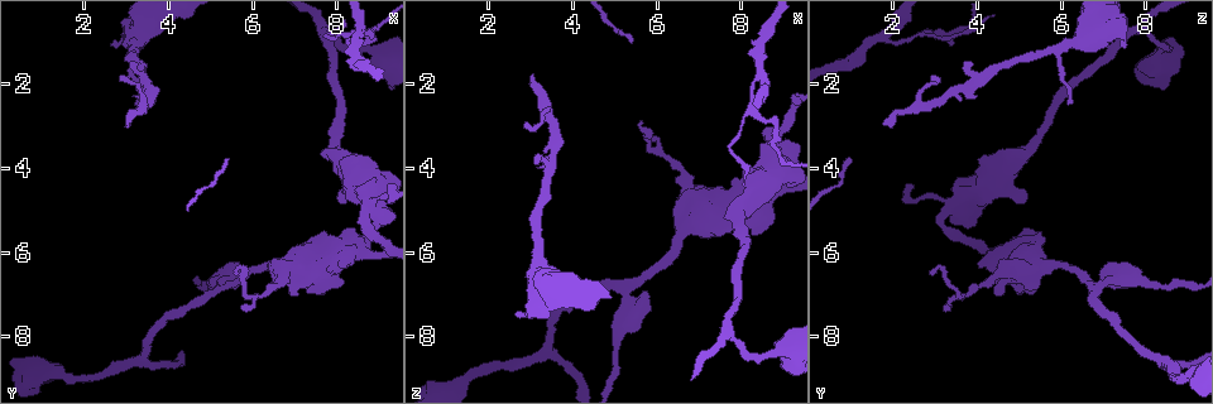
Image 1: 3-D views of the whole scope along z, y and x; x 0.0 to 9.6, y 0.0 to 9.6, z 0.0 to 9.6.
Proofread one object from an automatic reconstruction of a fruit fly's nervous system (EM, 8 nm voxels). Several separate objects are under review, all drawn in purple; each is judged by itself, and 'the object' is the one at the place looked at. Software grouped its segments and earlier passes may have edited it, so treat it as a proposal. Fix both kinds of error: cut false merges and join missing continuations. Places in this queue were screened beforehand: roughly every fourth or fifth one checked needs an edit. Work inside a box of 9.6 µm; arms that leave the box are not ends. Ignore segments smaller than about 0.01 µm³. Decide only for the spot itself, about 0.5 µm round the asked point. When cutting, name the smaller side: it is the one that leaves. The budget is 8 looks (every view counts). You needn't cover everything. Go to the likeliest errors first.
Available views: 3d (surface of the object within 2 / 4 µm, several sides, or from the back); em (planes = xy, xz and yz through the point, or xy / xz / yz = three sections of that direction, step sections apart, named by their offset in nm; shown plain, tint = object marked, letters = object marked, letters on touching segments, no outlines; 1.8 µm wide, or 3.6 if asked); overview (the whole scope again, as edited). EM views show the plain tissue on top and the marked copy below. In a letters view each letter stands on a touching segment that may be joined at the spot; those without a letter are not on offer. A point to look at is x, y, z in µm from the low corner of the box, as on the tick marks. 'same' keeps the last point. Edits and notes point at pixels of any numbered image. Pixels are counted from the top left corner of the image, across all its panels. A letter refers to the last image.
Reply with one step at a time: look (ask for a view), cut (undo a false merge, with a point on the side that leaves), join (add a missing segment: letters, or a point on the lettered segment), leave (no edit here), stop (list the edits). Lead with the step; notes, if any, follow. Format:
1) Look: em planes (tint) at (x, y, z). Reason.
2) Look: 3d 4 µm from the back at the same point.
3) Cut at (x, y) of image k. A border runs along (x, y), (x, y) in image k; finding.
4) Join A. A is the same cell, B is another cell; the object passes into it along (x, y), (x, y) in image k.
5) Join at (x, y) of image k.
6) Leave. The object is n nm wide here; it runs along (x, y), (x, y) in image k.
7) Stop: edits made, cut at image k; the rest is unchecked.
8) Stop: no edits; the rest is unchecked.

Look: em xy step 16 (letters) at (3.10, 2.95, 1.80). An open end.

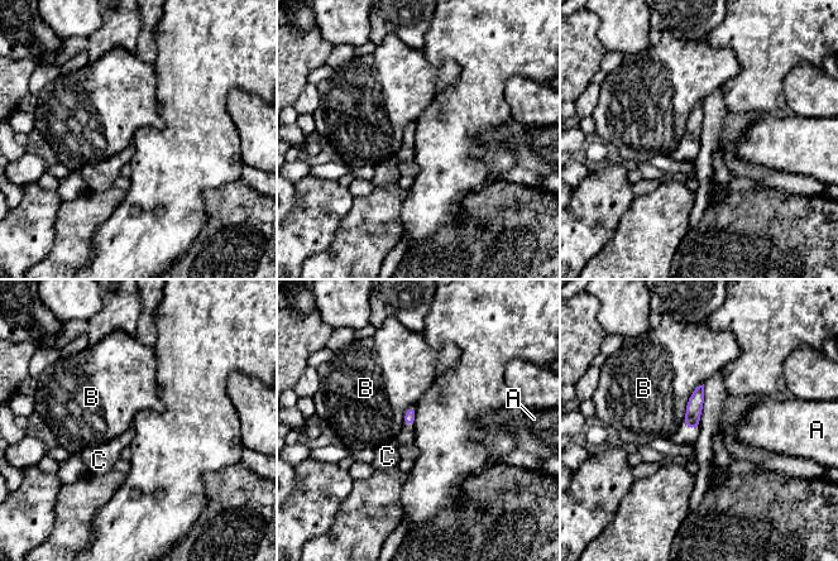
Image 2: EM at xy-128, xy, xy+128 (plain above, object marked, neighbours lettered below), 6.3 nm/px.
Join C. The longest contact is with B, 280 nm; C is the same cell, A and B are other cells; the cell continues.

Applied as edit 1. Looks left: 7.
Look: overview.

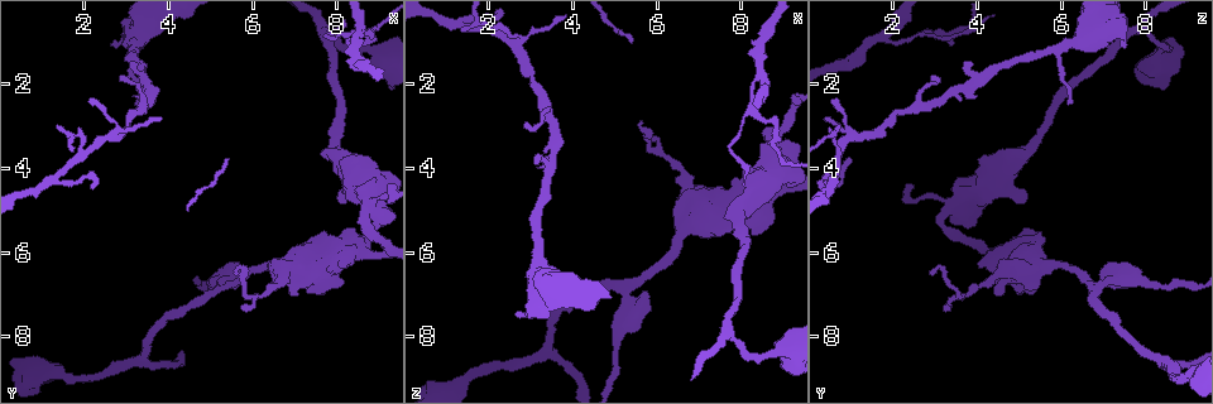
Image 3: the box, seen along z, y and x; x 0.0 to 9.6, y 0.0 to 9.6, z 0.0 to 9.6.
Look: em planes (tint) at (8.80, 0.85, 2.85). Sharp bend.

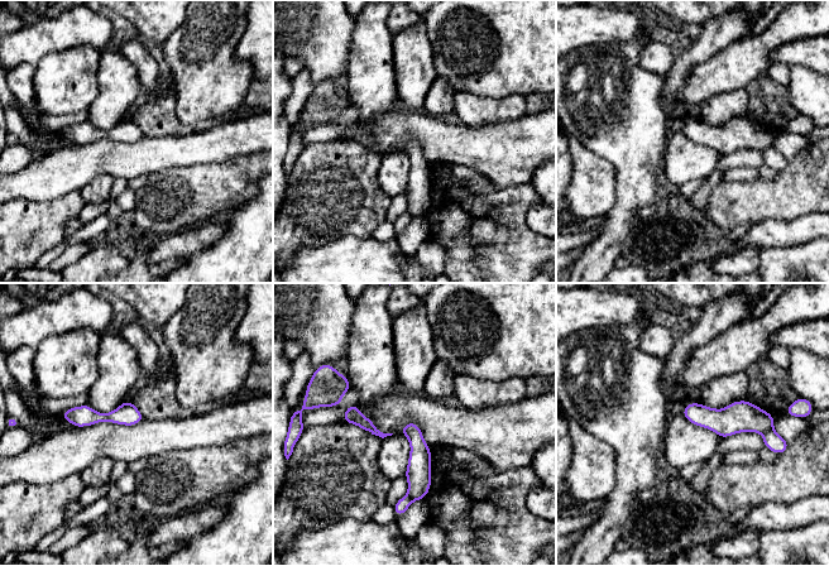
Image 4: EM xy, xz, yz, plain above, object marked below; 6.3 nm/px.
Look: em planes (letters) at the same point.

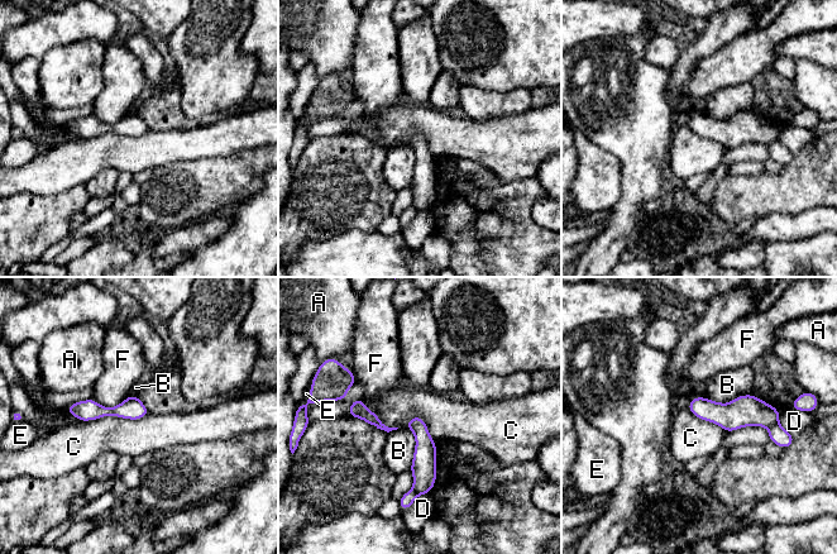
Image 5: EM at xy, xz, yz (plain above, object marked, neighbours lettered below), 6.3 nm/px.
Cut at (778, 435) of image 5. A, B, C, D, E and F are other cells; a border runs along (776, 421), (768, 429) in image 5; a second cell is stuck on.

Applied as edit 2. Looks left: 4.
Look: overview. Redraw.

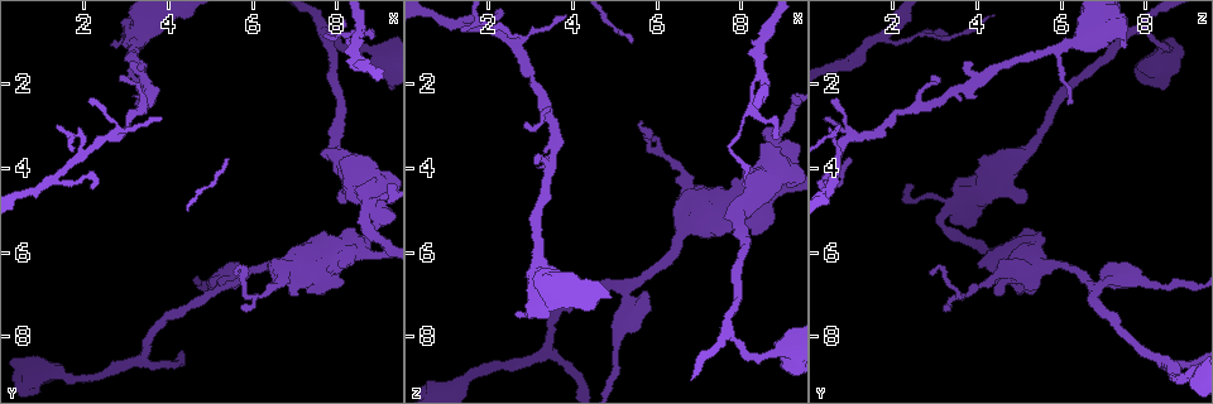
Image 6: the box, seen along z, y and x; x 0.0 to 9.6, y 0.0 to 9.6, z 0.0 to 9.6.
Look: em planes (letters) at (5.45, 6.75, 6.75). Looks like a crossing.

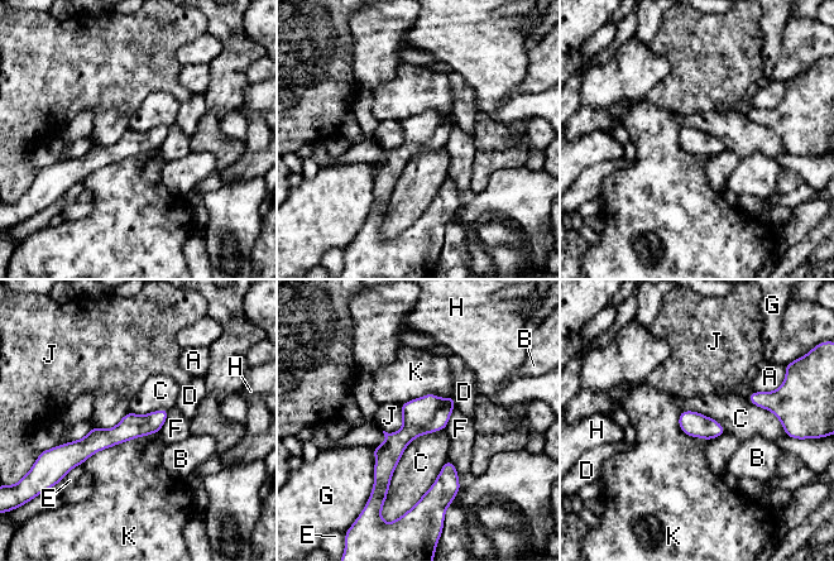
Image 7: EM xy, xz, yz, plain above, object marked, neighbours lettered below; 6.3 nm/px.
Leave. A, B, C, D, E, F, G, H, J and K are other cells; a border runs along (445, 428), (407, 446), (383, 502) in image 7; one cell here.

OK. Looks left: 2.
Stop: edits made, join at image 2, cut at image 5; the rest is unchecked.

